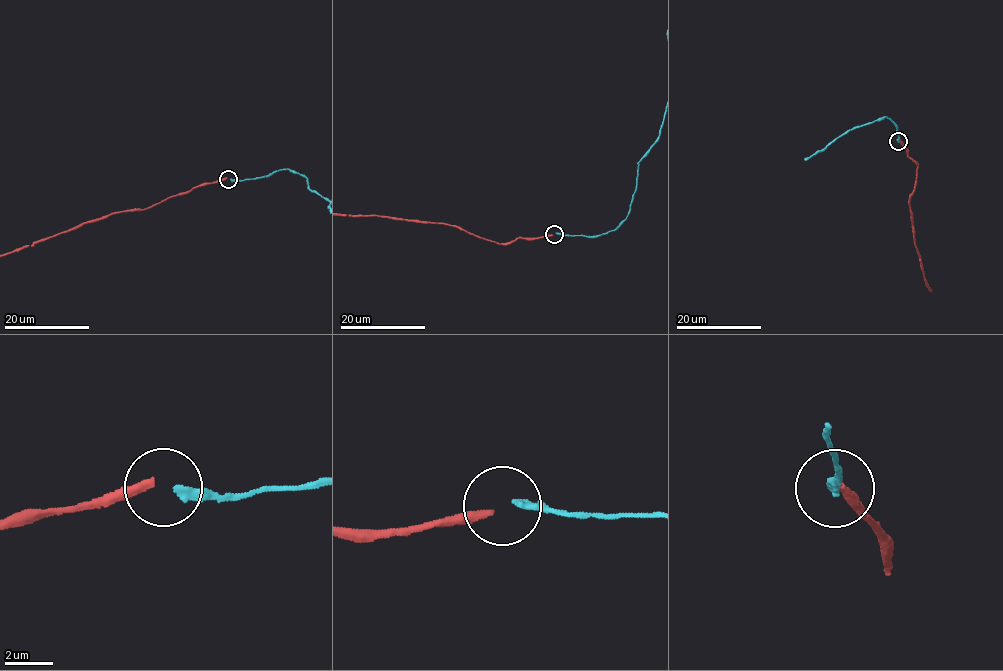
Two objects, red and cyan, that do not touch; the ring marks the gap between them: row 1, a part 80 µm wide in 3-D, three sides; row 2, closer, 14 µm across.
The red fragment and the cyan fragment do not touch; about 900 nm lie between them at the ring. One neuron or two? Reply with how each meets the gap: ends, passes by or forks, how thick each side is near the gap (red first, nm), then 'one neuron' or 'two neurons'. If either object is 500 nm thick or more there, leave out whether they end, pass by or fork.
red ends | cyan ends | 320/260 nm | two neurons

